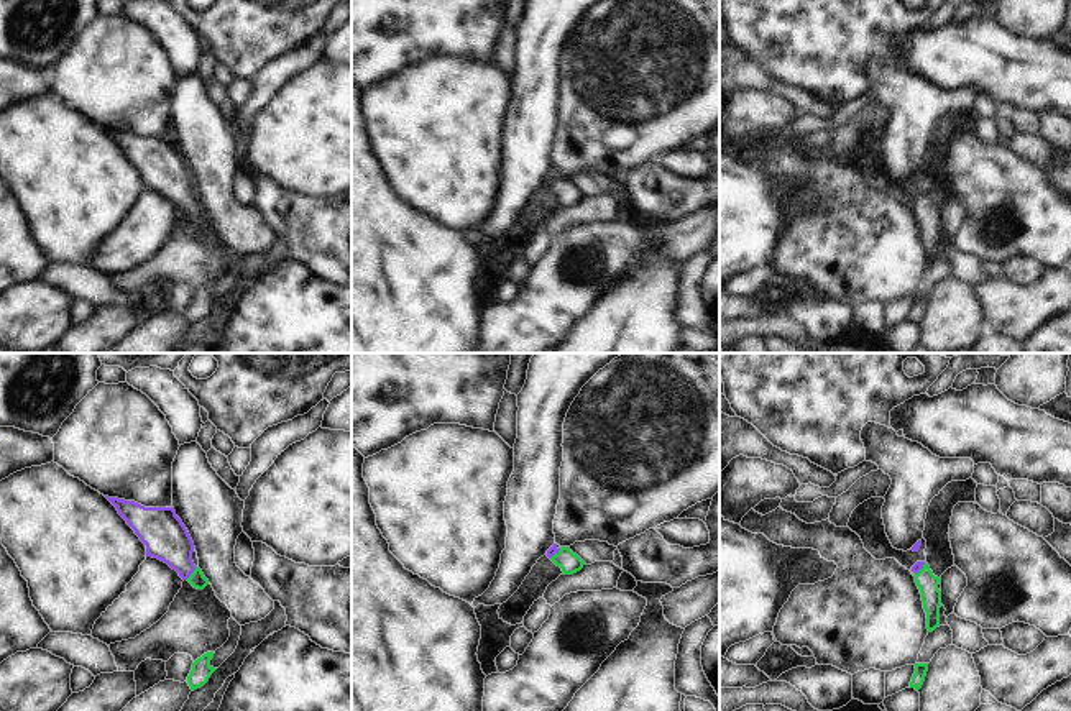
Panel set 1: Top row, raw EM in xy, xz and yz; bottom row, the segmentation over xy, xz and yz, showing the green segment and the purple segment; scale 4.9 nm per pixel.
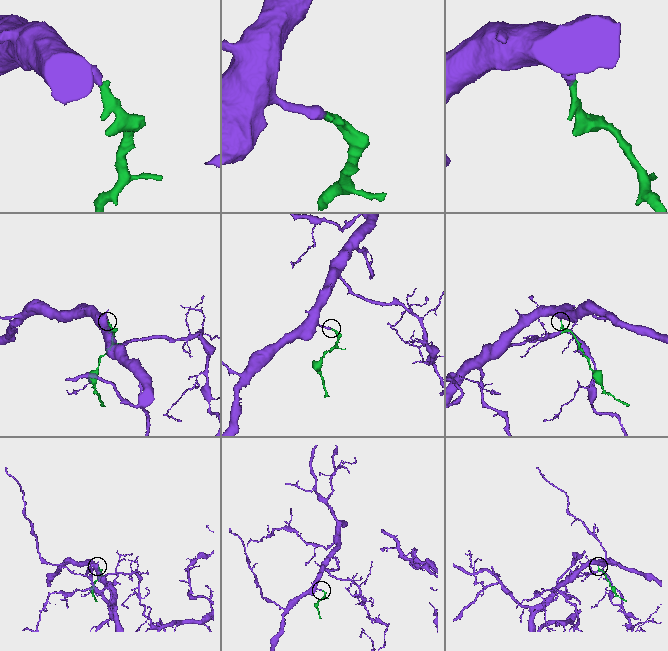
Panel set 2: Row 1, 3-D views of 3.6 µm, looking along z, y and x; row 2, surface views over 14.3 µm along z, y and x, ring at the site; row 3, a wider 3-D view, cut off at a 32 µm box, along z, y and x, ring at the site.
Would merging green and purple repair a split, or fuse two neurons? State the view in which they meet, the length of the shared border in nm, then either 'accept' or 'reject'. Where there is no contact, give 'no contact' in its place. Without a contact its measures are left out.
xy | 80 nm | accept

